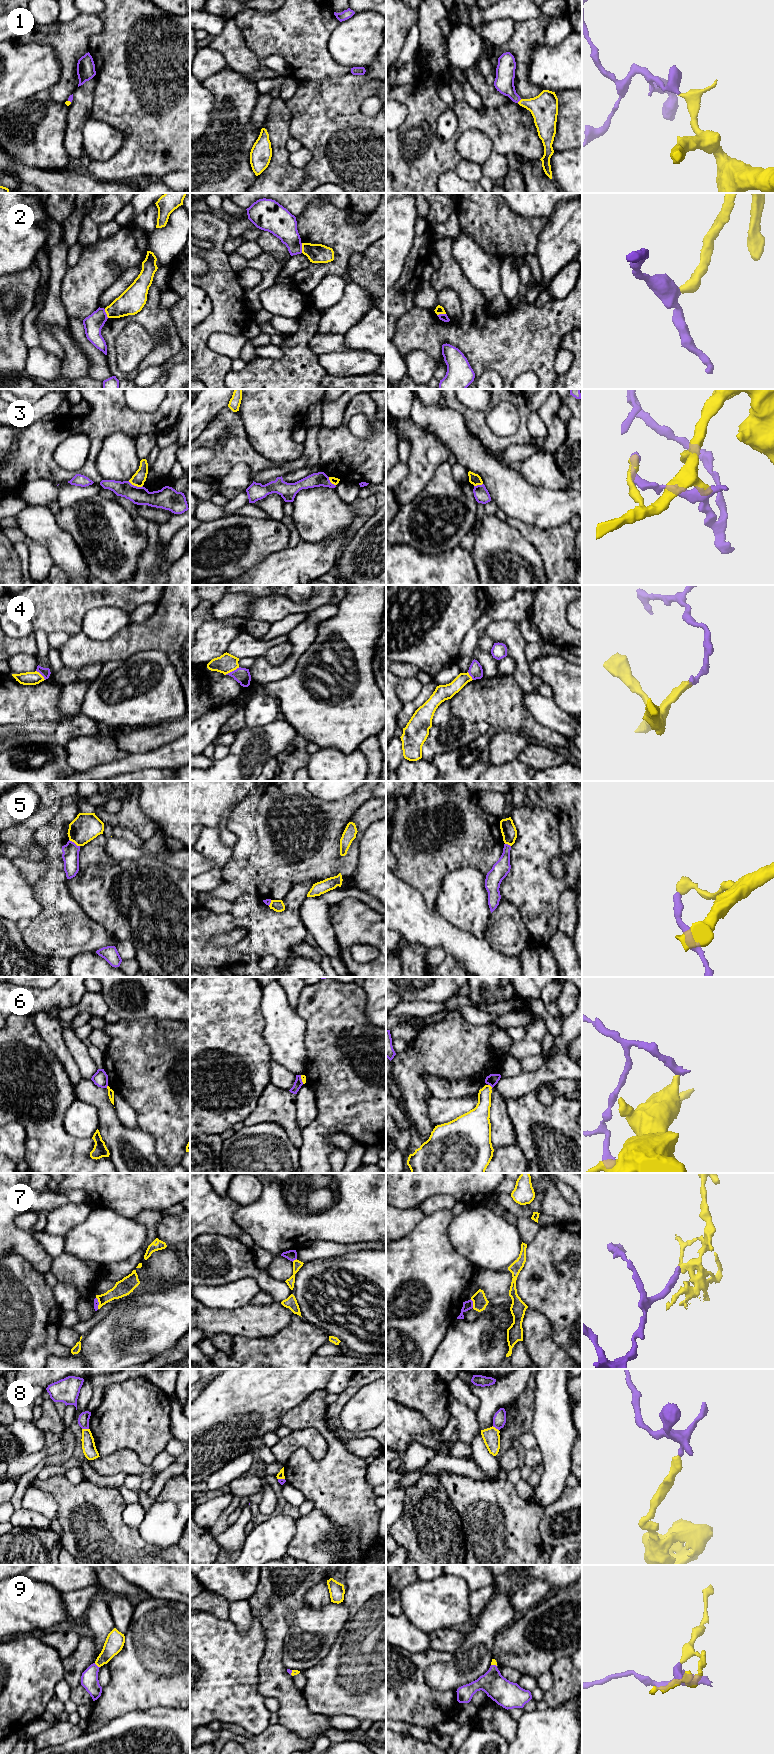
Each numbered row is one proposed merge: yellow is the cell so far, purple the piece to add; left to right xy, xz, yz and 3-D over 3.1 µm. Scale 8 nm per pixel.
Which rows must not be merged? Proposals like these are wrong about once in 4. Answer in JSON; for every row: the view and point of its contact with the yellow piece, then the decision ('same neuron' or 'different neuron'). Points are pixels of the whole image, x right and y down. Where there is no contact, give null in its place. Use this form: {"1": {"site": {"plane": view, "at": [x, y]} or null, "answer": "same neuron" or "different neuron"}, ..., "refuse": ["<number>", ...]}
{"1": {"site": {"plane": "yz", "at": [520, 100]}, "answer": "same neuron"}, "2": {"site": {"plane": "xz", "at": [302, 248]}, "answer": "different neuron"}, "3": {"site": {"plane": "xy", "at": [135, 485]}, "answer": "same neuron"}, "4": {"site": {"plane": "xz", "at": [232, 670]}, "answer": "different neuron"}, "5": {"site": {"plane": "xy", "at": [74, 842]}, "answer": "different neuron"}, "6": {"site": {"plane": "yz", "at": [489, 1085]}, "answer": "different neuron"}, "7": {"site": {"plane": "yz", "at": [473, 1303]}, "answer": "different neuron"}, "8": {"site": {"plane": "xy", "at": [85, 1429]}, "answer": "same neuron"}, "9": {"site": {"plane": "xy", "at": [97, 1665]}, "answer": "same neuron"}, "refuse": ["2", "4", "5", "6", "7"]}

